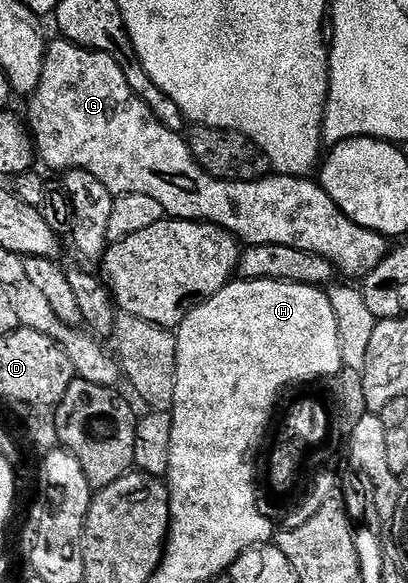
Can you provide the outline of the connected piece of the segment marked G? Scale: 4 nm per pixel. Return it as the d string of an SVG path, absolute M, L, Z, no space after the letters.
M66 40L48 41L47 54L43 57L43 71L41 72L41 84L35 90L35 93L30 95L29 102L31 107L27 110L26 121L29 123L30 134L34 138L34 146L38 157L43 160L44 164L51 170L59 170L58 172L66 172L69 170L84 170L85 172L93 172L93 176L97 176L97 180L101 180L101 184L105 184L105 188L109 188L109 192L116 196L121 194L140 194L141 196L153 196L153 200L157 200L157 204L161 204L164 215L173 218L184 218L190 222L212 222L213 225L221 227L223 230L229 231L235 235L240 243L247 246L260 246L261 244L285 244L289 248L301 248L301 252L313 252L317 256L321 256L325 260L329 260L335 265L336 271L340 275L343 274L344 279L362 280L367 277L369 272L373 272L373 268L377 268L377 264L381 264L381 260L389 253L388 239L382 234L366 230L358 226L353 220L349 220L349 216L345 216L341 212L341 208L337 208L337 204L333 204L330 196L324 192L323 187L318 181L312 180L307 176L296 176L294 174L281 174L278 172L272 173L270 176L257 180L256 182L222 182L219 178L209 176L204 172L199 165L196 164L191 150L187 146L187 139L182 133L165 128L153 116L153 112L141 101L133 92L133 88L129 88L129 84L125 80L125 72L121 72L121 68L117 64L117 60L113 60L109 56L105 56L96 50L86 50L83 46L74 46L72 42Z

